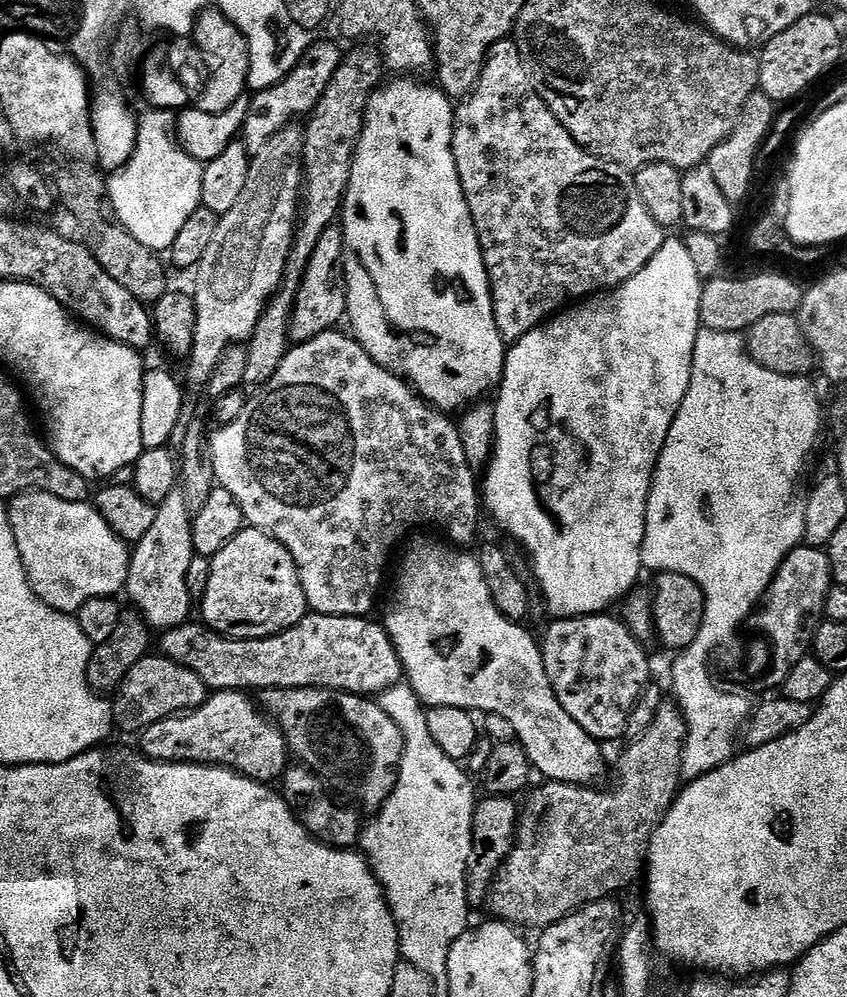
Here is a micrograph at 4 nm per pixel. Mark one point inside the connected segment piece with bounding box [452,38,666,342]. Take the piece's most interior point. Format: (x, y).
(556, 224)

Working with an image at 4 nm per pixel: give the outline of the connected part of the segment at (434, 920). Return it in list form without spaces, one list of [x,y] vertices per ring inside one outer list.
[[[398,683],[379,693],[378,703],[383,712],[400,727],[402,751],[392,790],[384,799],[383,806],[373,815],[376,817],[369,824],[367,821],[363,825],[358,848],[387,895],[388,909],[396,919],[396,928],[400,931],[401,957],[407,963],[418,966],[427,976],[444,978],[448,974],[452,944],[470,928],[468,859],[472,815],[478,796],[472,793],[469,773],[457,761],[446,758],[438,746],[434,746],[434,738],[430,738],[430,730],[426,726],[425,705],[420,703],[407,683]]]

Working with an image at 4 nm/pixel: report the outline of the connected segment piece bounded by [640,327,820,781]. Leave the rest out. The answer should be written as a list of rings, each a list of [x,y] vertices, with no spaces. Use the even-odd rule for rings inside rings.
[[[701,327],[698,338],[694,342],[694,358],[692,359],[692,373],[690,374],[690,386],[686,390],[686,398],[682,398],[682,406],[678,406],[678,414],[670,426],[670,434],[666,434],[666,442],[662,446],[662,454],[656,463],[656,469],[652,475],[652,485],[648,495],[646,506],[646,530],[642,542],[642,554],[640,563],[645,569],[653,568],[653,573],[673,572],[674,574],[686,574],[699,586],[704,595],[704,621],[698,630],[698,638],[689,648],[683,649],[680,656],[672,664],[672,696],[681,715],[684,716],[684,748],[680,752],[680,775],[685,781],[697,780],[699,776],[705,776],[726,761],[731,760],[738,748],[738,737],[748,722],[750,713],[753,711],[753,701],[748,701],[747,695],[739,691],[723,692],[716,685],[712,677],[712,655],[716,648],[728,644],[732,639],[737,639],[736,631],[740,623],[752,612],[752,607],[761,603],[762,597],[772,583],[772,578],[781,562],[795,548],[804,544],[804,517],[792,503],[796,500],[796,483],[808,464],[808,455],[816,448],[816,439],[820,436],[820,396],[816,393],[814,385],[808,381],[807,375],[783,376],[774,370],[766,370],[760,364],[755,364],[752,357],[746,351],[746,340],[739,332],[719,332],[718,330]]]

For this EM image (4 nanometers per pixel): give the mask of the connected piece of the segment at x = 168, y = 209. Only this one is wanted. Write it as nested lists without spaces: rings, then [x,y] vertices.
[[[152,108],[145,116],[139,117],[136,126],[136,149],[134,154],[124,163],[123,168],[107,177],[108,203],[113,217],[150,251],[157,254],[167,253],[174,246],[174,238],[182,230],[182,226],[190,219],[194,210],[202,207],[202,174],[204,164],[190,156],[177,140],[177,117],[171,111]]]

